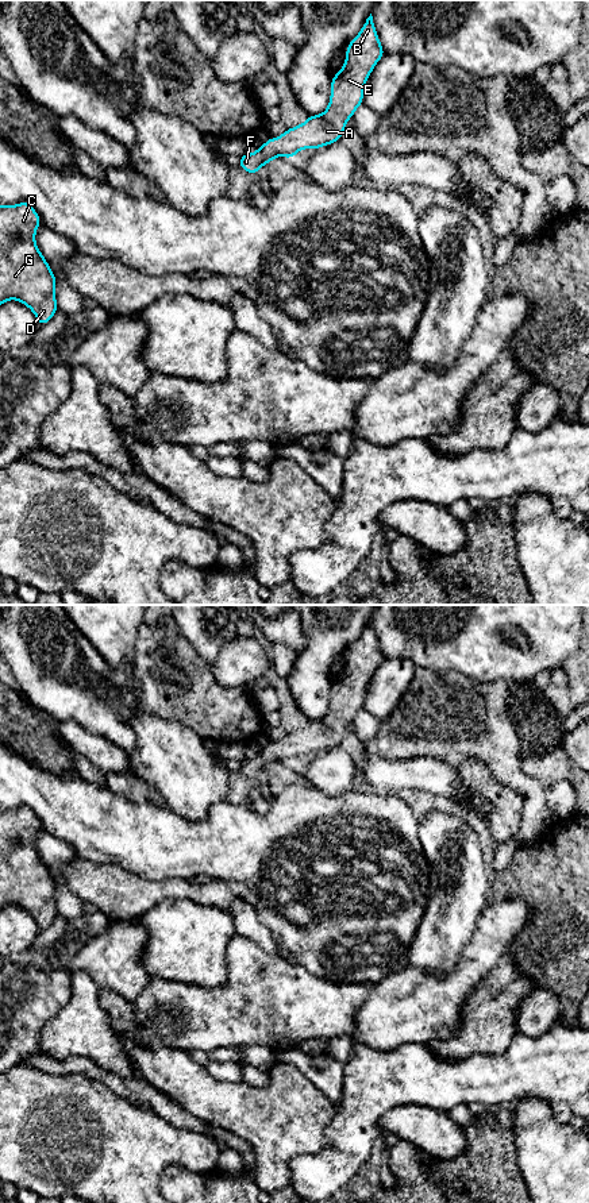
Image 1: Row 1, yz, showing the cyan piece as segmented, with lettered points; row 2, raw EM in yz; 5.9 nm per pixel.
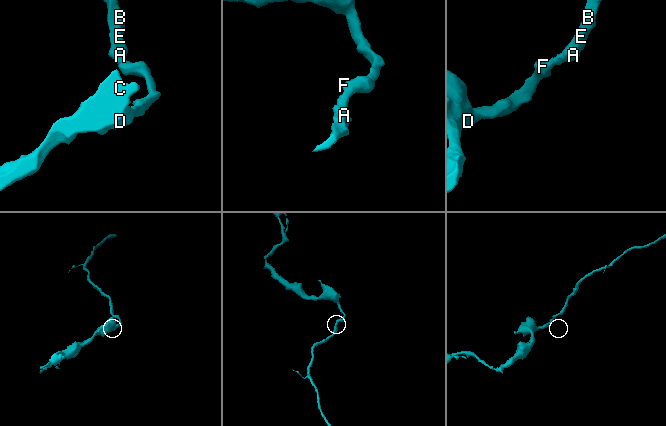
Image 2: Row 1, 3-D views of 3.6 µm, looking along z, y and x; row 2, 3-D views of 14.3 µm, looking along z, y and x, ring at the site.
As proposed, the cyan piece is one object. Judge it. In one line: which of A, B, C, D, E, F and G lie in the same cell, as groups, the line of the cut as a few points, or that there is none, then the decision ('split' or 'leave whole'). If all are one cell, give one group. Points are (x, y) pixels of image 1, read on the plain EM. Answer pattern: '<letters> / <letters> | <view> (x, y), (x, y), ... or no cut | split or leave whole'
A B C D E F G | no cut | leave whole

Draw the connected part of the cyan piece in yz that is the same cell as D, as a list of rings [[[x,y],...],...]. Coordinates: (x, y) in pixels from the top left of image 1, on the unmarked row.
[[[31,809],[0,810],[0,910],[18,905],[35,919],[39,932],[47,929],[58,915],[57,884],[35,848],[41,822]]]

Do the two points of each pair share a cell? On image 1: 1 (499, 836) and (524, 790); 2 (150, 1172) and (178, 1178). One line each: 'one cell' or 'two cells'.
1: two cells
2: two cells

